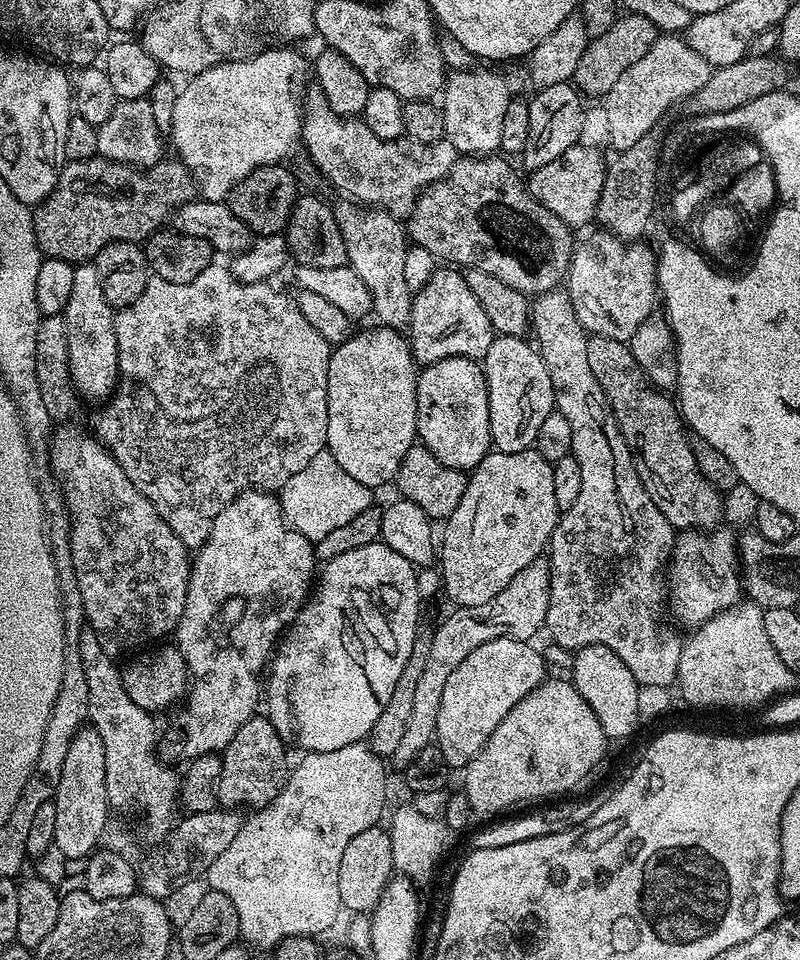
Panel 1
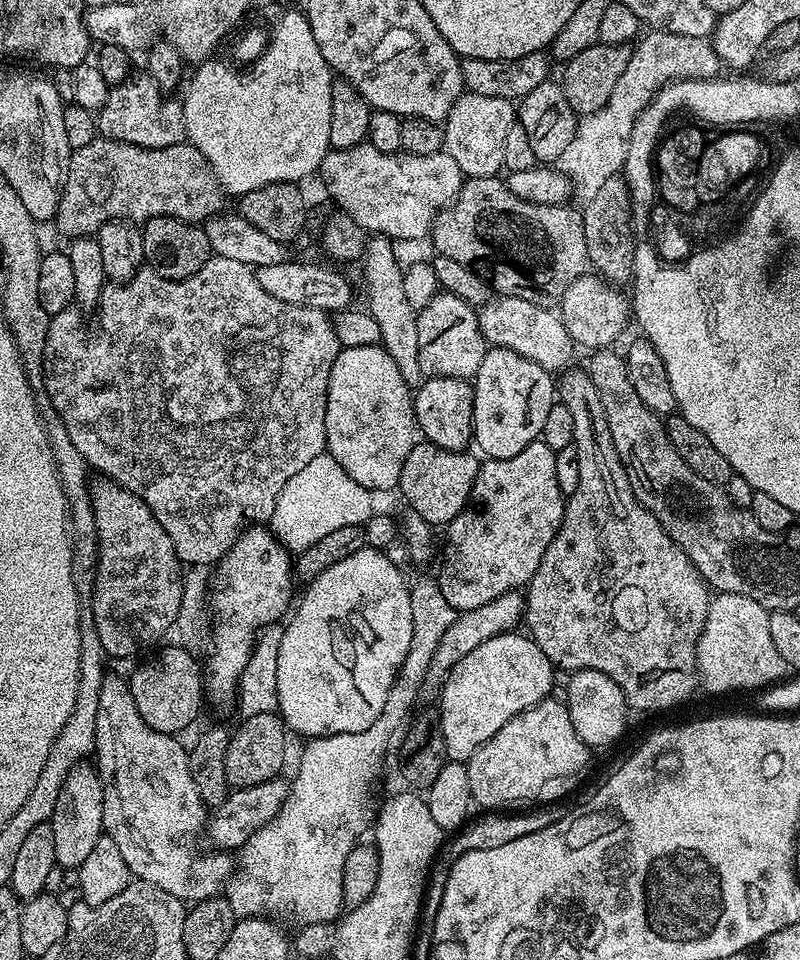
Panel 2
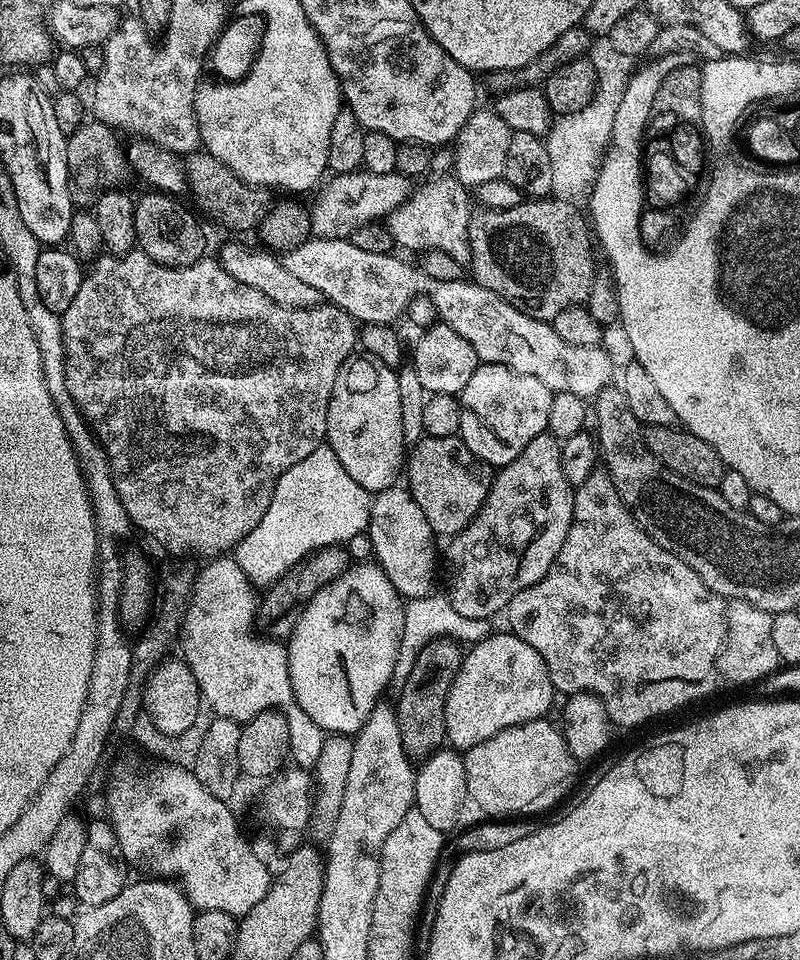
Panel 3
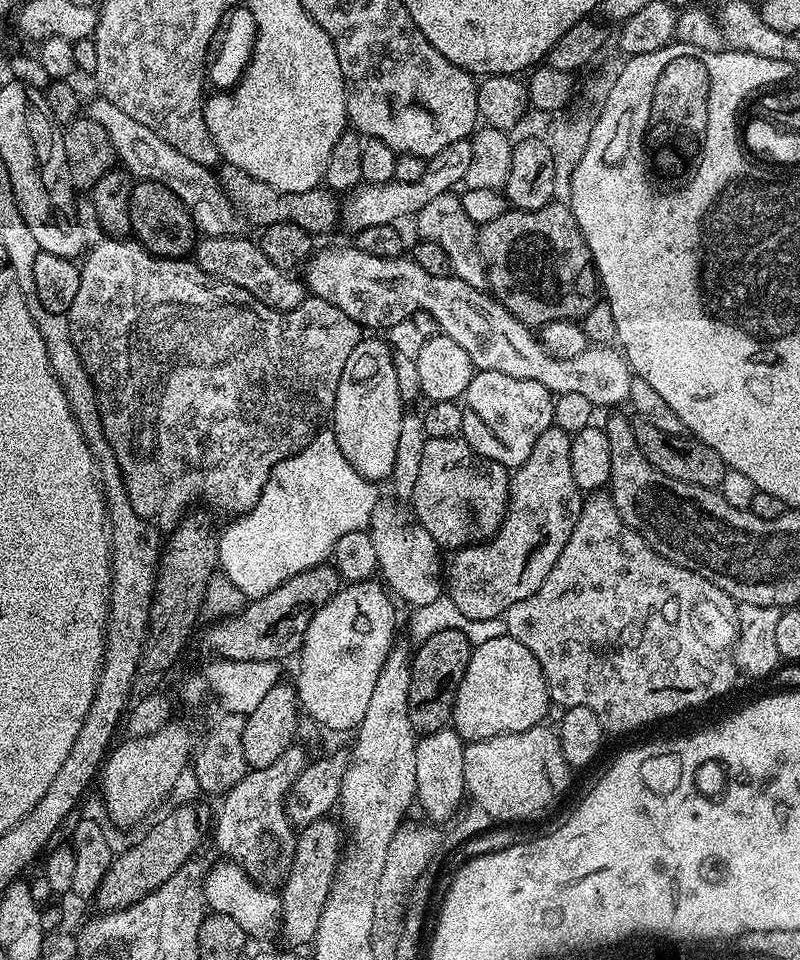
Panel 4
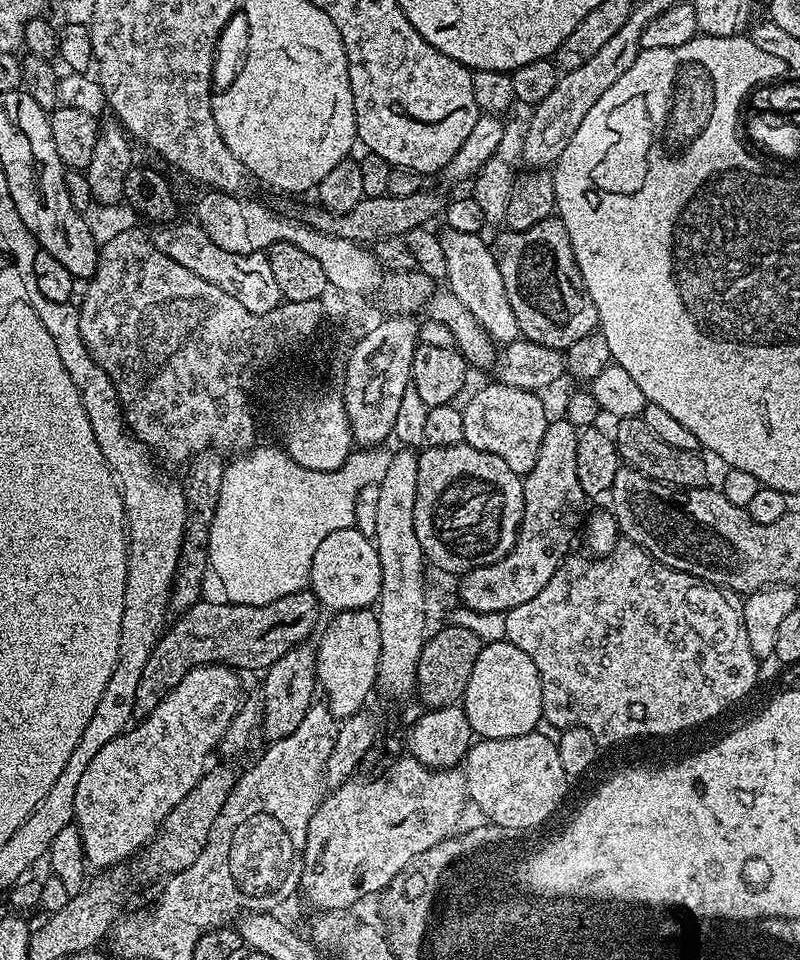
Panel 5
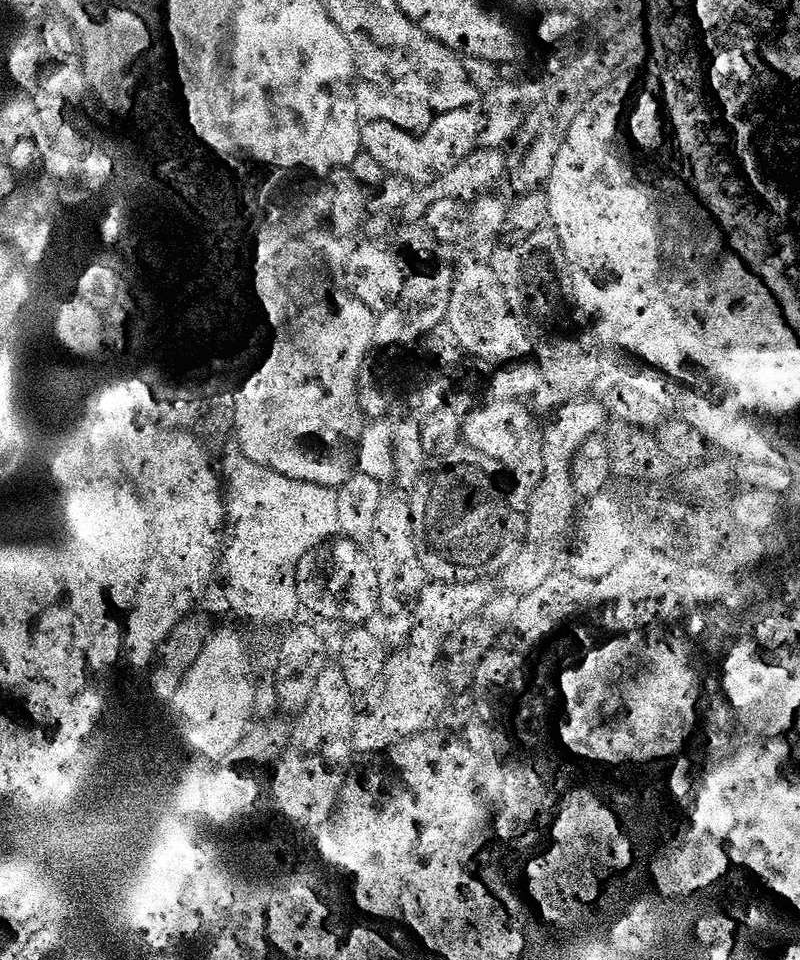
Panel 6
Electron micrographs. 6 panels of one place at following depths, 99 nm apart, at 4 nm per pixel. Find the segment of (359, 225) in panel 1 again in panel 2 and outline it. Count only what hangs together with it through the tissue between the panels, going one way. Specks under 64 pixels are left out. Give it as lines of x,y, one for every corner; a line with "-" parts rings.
373,235
364,246
362,265
364,264
364,284
368,287
367,311
371,312
374,322
378,322
380,344
394,358
398,370
409,382
421,379
418,366
418,326
416,325
417,309
406,302
404,293
404,274
402,264
396,261
393,241
387,236

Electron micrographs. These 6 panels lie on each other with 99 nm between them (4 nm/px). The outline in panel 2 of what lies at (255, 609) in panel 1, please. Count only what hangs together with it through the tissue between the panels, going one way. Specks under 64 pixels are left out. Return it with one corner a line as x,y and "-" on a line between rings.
264,526
245,527
234,546
230,546
228,553
215,565
210,580
210,608
214,613
210,624
212,653
208,656
208,665
206,662
202,668
203,691
209,705
232,708
237,703
240,679
250,662
258,633
289,611
293,603
292,584
293,557
289,549

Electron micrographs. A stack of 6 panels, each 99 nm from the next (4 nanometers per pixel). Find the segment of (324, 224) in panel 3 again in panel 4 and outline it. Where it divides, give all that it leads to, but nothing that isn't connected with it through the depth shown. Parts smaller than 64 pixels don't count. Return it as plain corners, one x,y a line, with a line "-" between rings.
471,139
459,140
446,150
434,154
427,161
427,168
418,182
393,182
390,184
364,184
352,189
343,197
340,206
340,224
349,234
366,230
370,226
379,226
383,223
396,224
403,216
415,217
426,206
426,202
434,202
442,194
452,192
457,186
463,185
466,170
470,170
472,157

